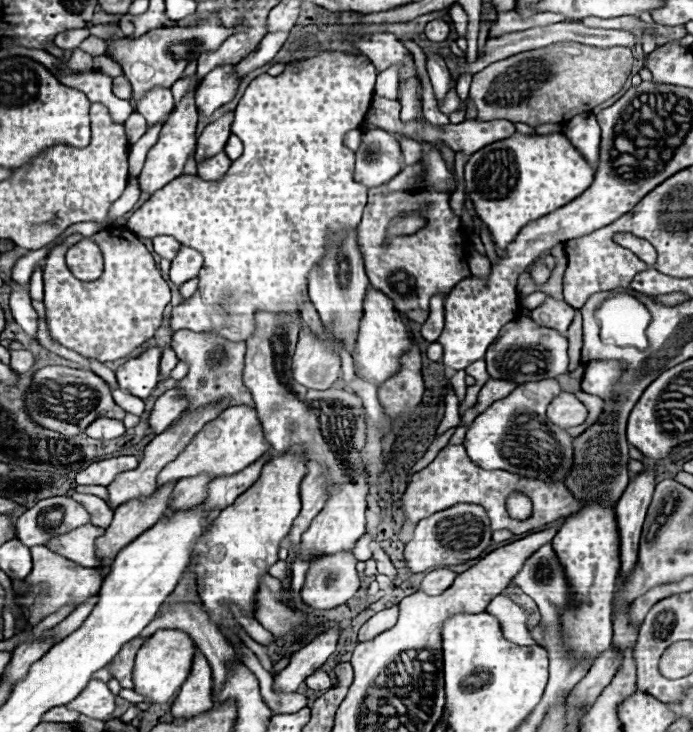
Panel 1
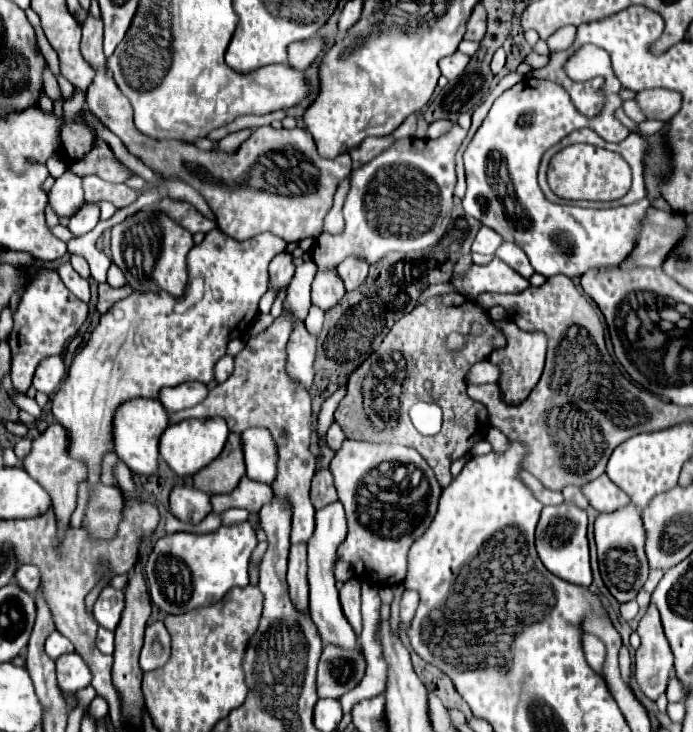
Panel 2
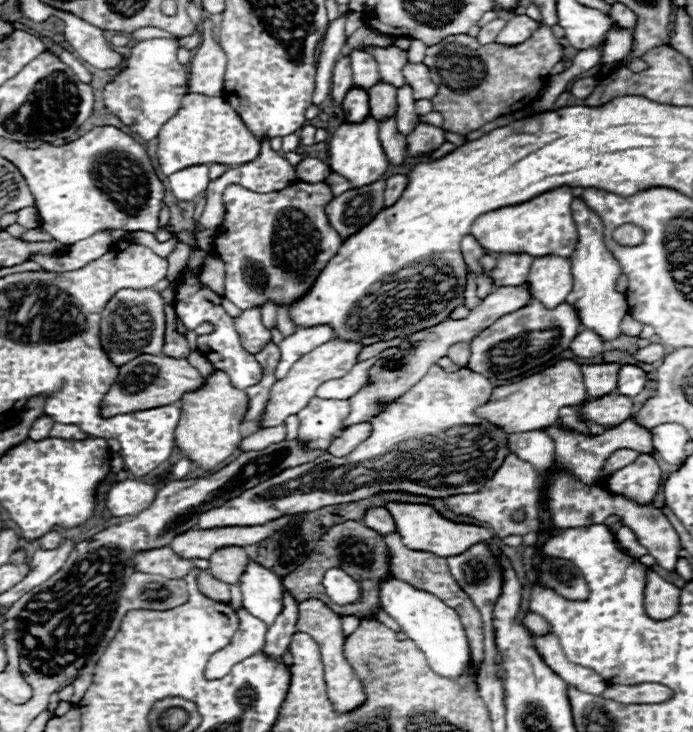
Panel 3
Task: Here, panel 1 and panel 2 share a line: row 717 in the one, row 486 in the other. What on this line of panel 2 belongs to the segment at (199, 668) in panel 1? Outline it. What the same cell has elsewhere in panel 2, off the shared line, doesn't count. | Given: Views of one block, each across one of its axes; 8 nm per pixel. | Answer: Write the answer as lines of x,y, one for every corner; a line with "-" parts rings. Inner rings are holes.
188,482
178,484
170,492
170,510
182,522
198,524
206,514
212,512
210,494

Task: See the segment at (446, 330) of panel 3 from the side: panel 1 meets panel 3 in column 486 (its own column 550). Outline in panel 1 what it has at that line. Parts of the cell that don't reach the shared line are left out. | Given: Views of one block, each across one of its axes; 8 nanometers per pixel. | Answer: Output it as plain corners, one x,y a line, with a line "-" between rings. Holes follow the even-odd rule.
546,296
544,304
534,308
530,312
530,316
534,318
534,322
540,322
542,326
550,326
550,328
564,334
574,318
574,312
576,310
570,304
566,304
564,300
556,300
552,296

